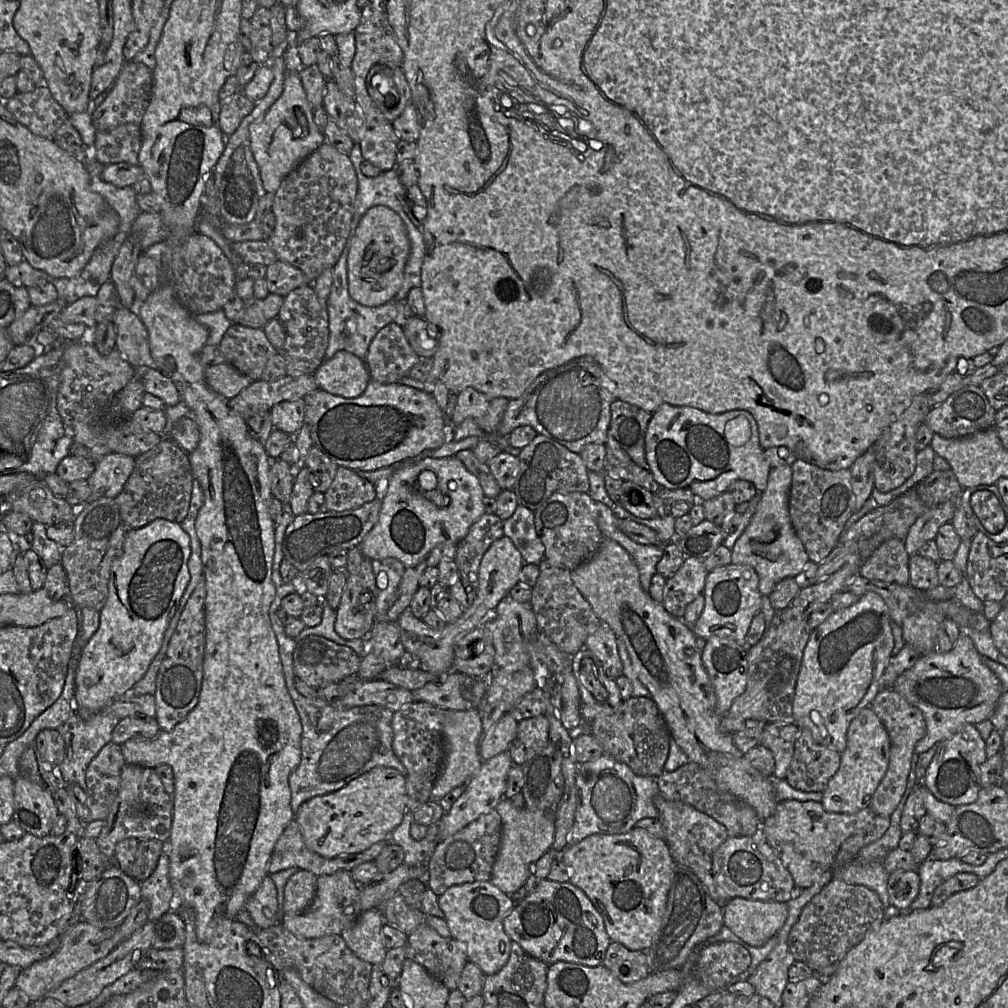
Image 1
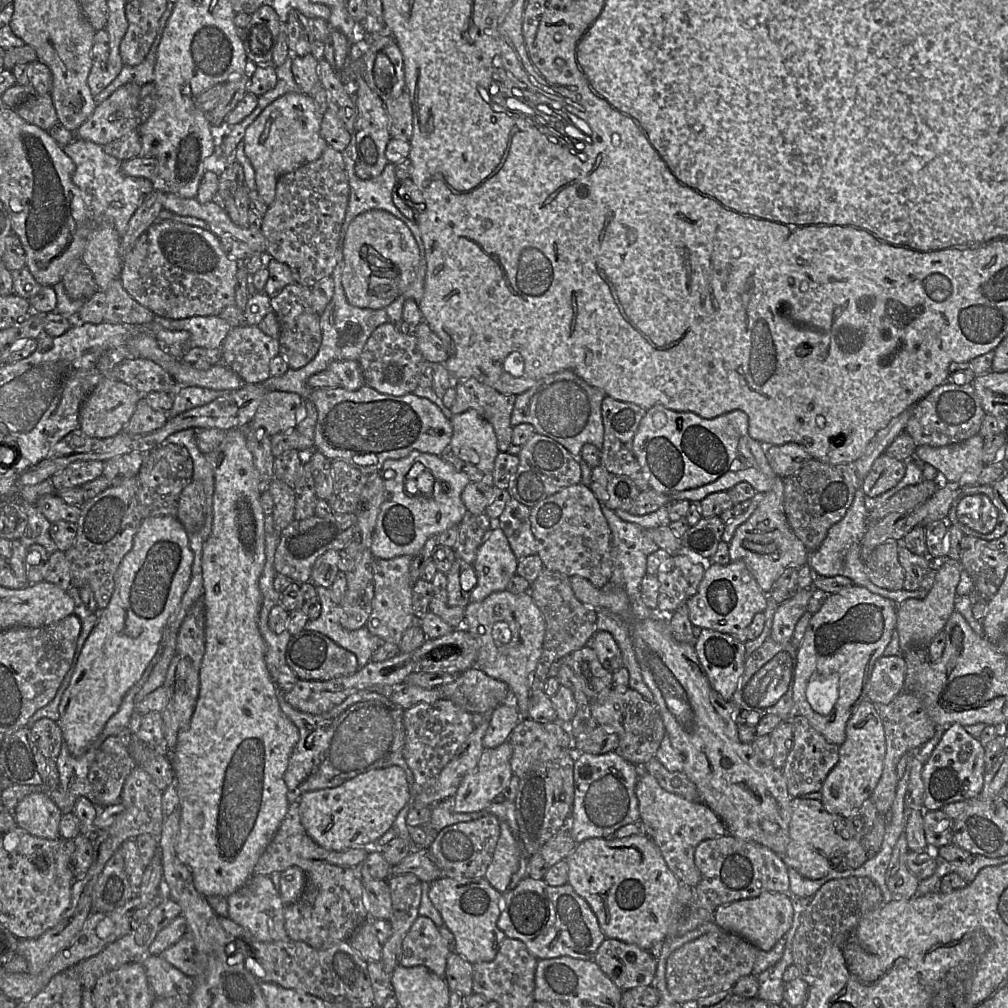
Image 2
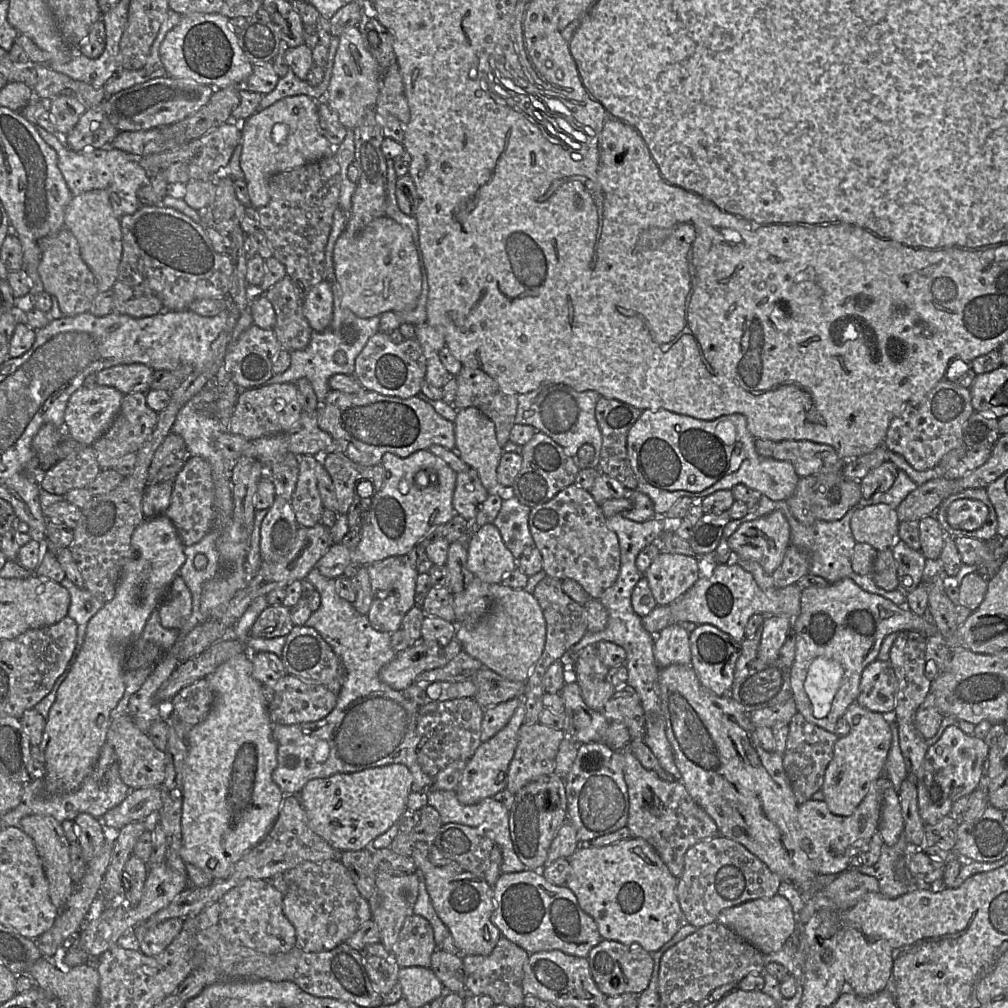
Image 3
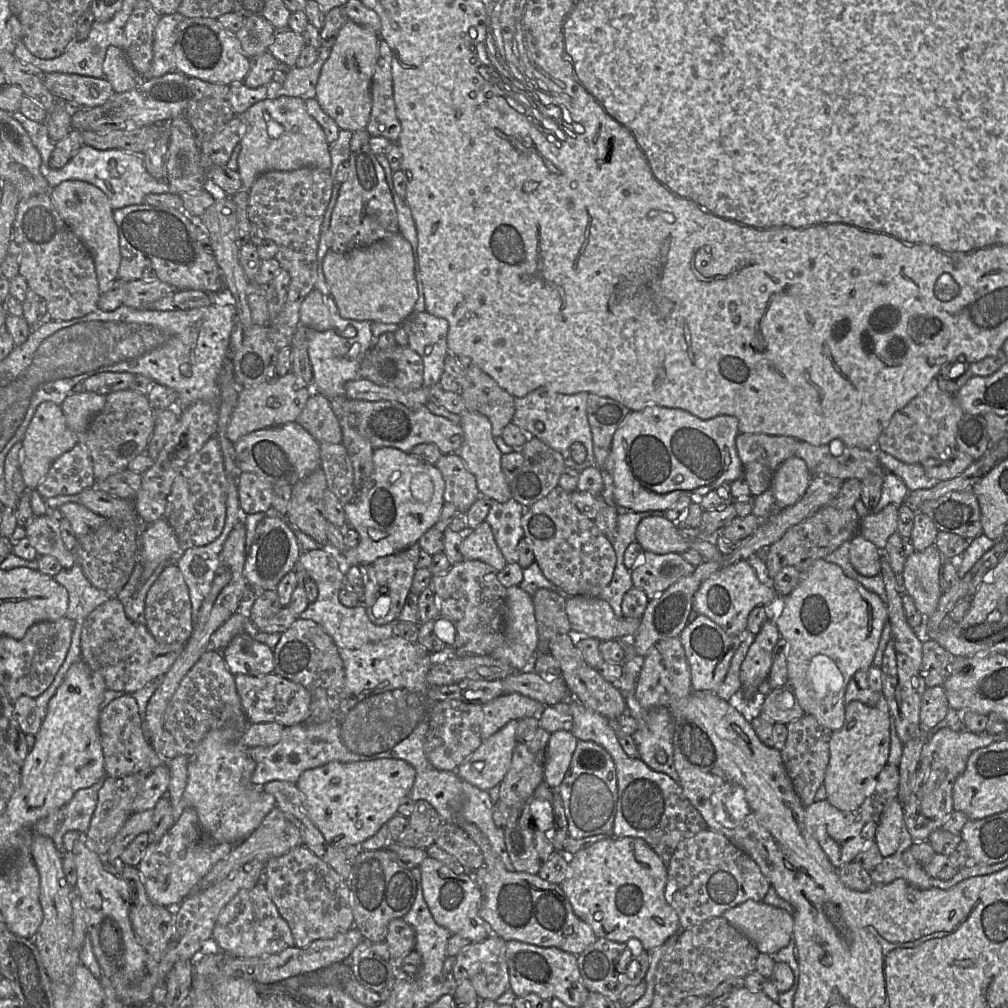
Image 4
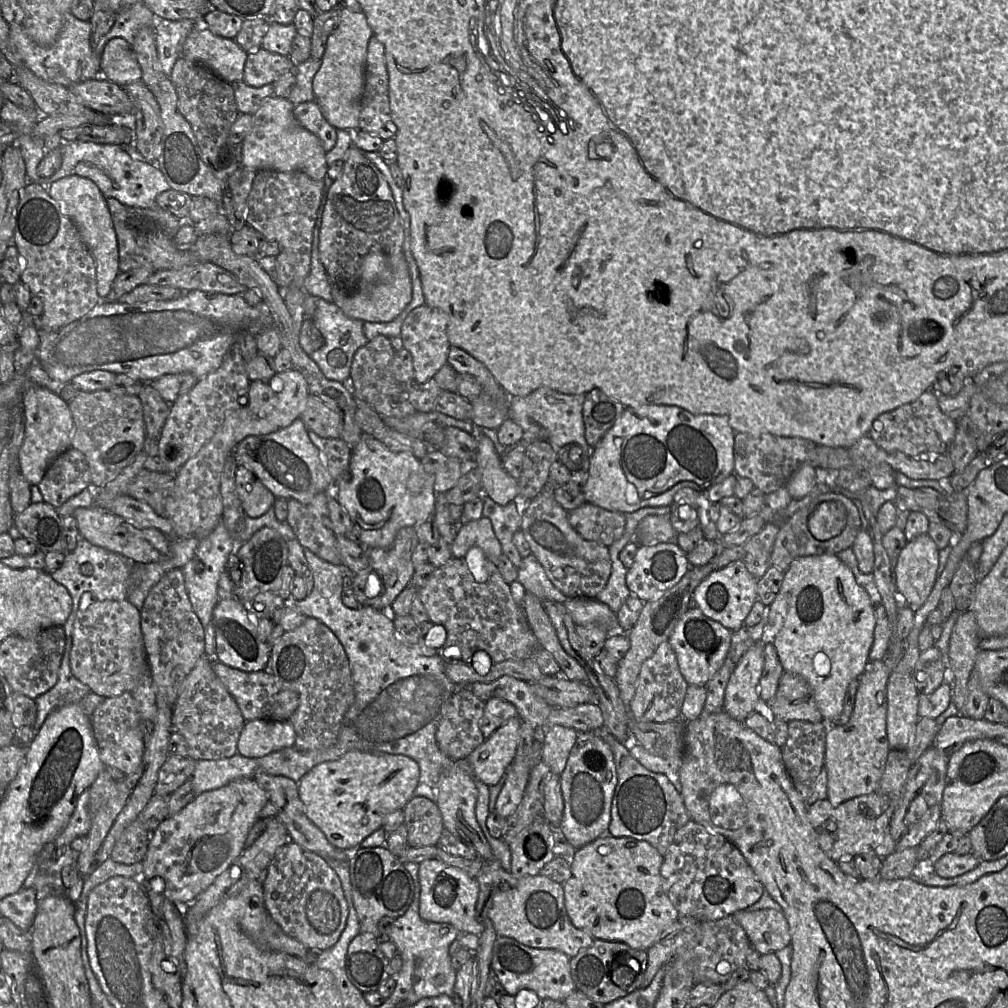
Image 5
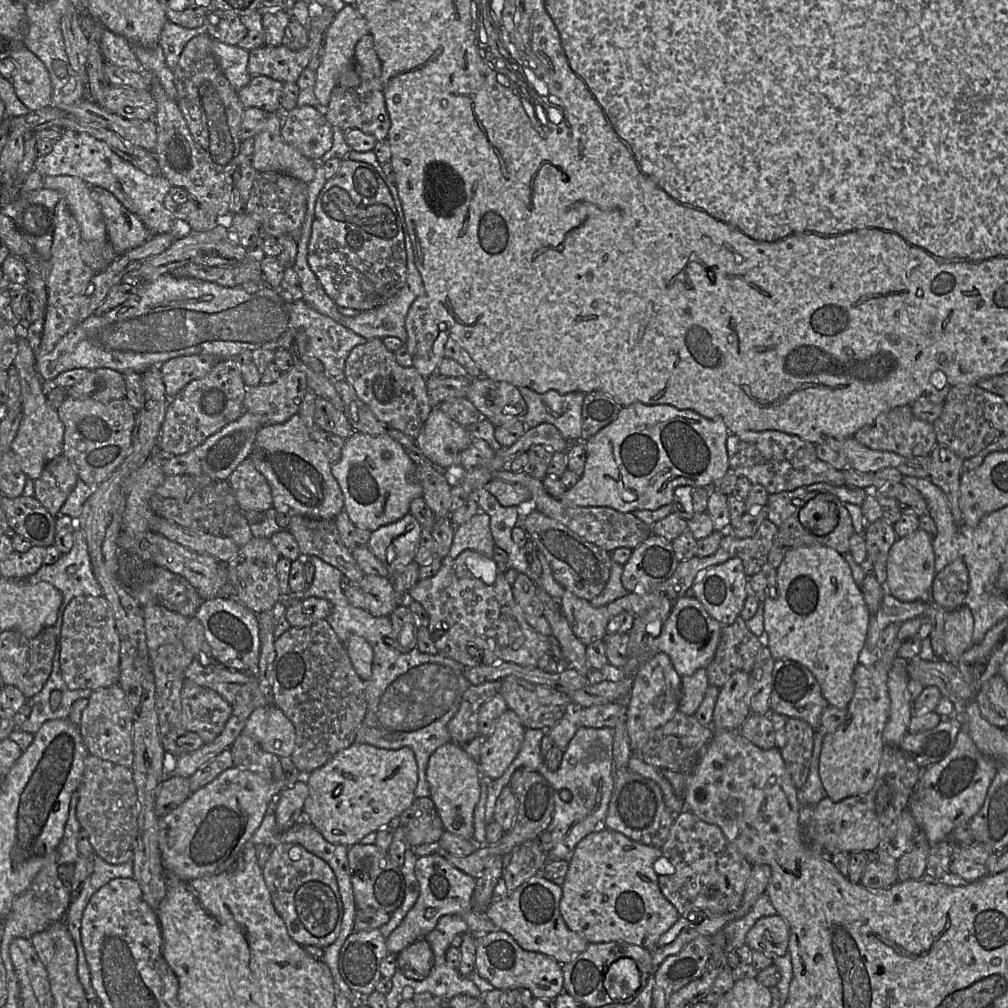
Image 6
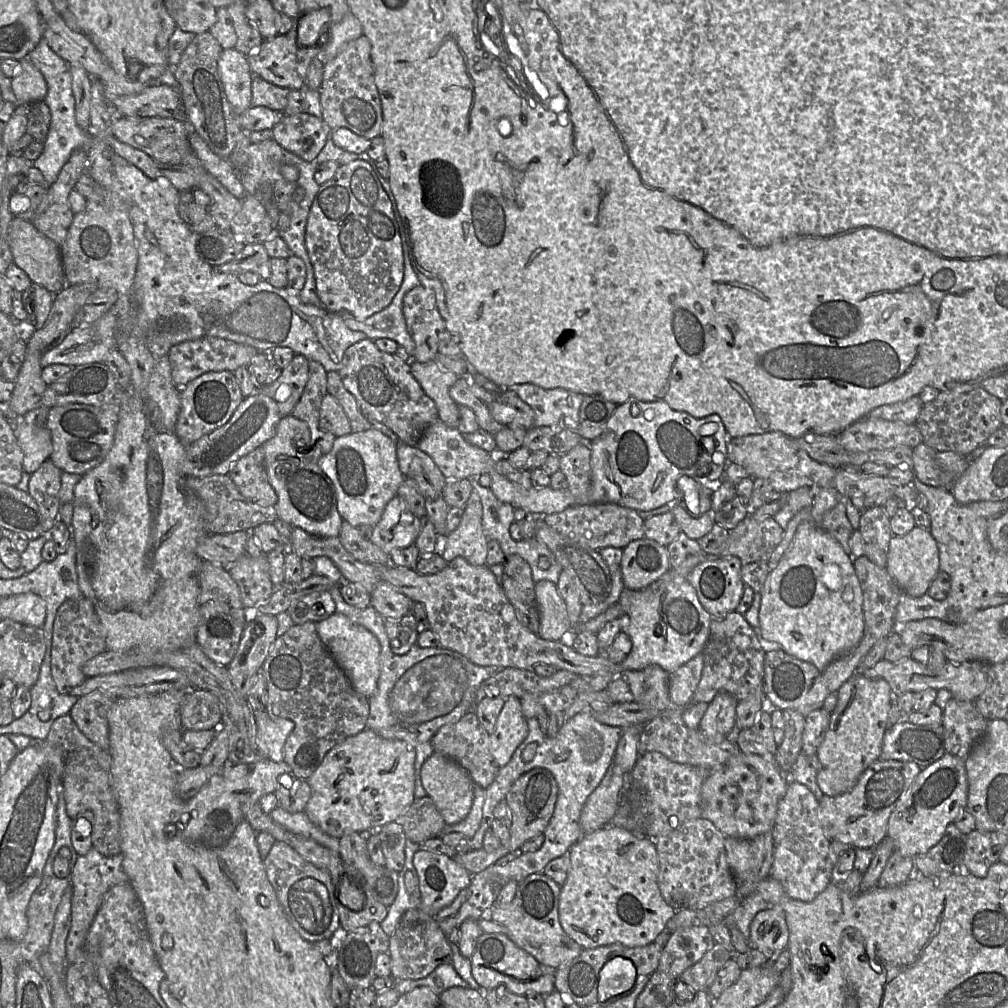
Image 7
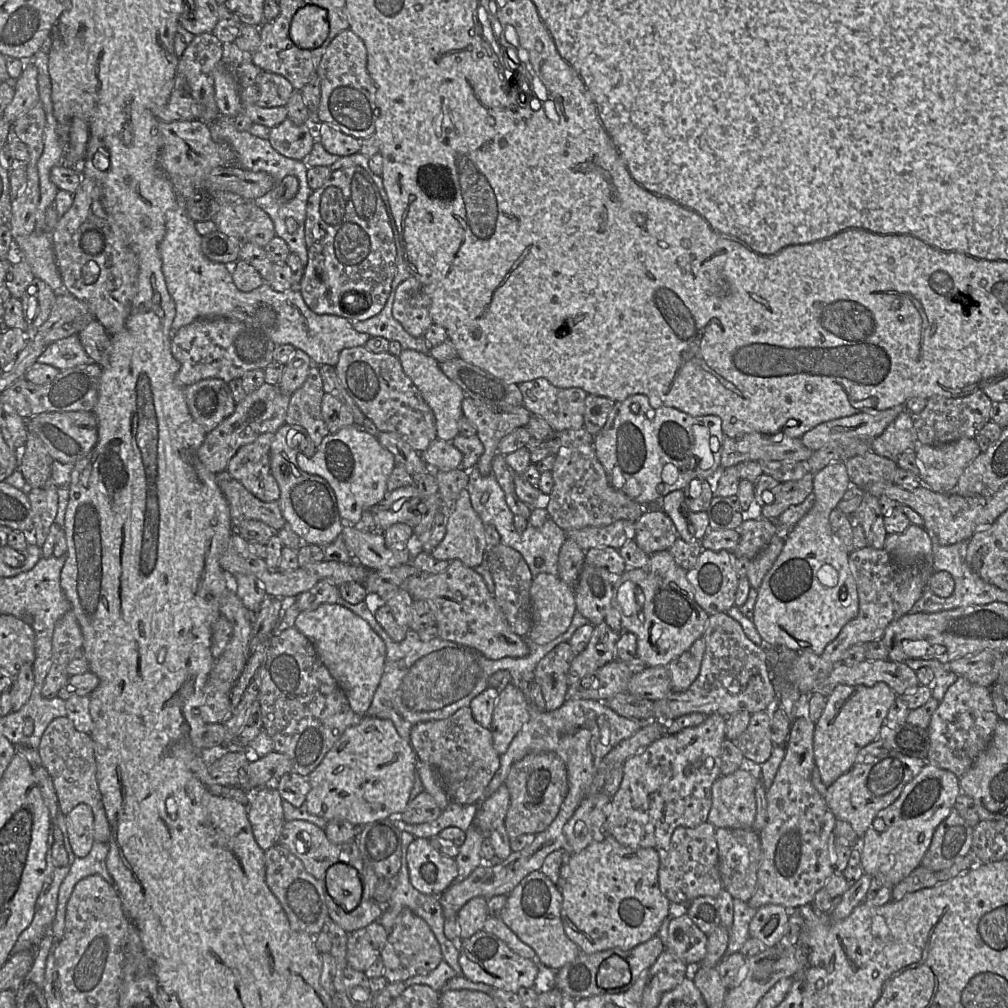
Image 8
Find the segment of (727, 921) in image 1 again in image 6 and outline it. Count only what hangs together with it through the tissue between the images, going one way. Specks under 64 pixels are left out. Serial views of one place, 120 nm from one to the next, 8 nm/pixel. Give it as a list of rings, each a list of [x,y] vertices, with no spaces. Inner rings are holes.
[[[778,914],[762,917],[755,922],[746,935],[746,945],[752,951],[771,958],[788,953],[789,927]]]

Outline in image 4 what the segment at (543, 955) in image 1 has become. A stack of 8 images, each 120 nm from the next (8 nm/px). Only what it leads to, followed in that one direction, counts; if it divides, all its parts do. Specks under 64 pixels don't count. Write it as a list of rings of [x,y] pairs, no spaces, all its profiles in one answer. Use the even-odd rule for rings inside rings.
[[[466,822],[459,827],[478,845],[483,854],[488,874],[479,915],[490,925],[494,935],[505,942],[514,940],[539,947],[557,947],[574,955],[581,954],[597,940],[592,927],[575,915],[560,885],[550,883],[538,874],[508,871],[476,825]]]

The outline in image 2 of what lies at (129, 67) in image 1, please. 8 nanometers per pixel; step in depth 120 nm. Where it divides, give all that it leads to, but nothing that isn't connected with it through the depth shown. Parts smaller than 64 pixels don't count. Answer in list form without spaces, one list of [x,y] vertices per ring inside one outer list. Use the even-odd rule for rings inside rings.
[[[127,83],[115,90],[104,101],[97,104],[92,114],[76,130],[76,138],[103,146],[133,130],[138,130],[142,122],[139,111],[141,87],[136,83]]]

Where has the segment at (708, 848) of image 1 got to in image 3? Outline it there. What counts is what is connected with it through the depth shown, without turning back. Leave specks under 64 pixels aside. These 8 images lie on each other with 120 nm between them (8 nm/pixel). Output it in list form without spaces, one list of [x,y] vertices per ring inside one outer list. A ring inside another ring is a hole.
[[[629,748],[620,752],[629,797],[626,827],[632,837],[643,838],[653,846],[678,879],[683,873],[686,851],[696,843],[718,835],[717,825],[688,794],[682,781],[664,781],[655,772],[644,768]]]

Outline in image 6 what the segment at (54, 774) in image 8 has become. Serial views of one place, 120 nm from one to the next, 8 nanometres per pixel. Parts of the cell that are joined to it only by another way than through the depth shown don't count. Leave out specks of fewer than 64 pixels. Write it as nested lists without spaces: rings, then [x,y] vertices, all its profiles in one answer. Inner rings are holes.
[[[89,754],[77,791],[76,816],[90,839],[94,854],[110,864],[132,861],[137,843],[139,803],[130,768]]]

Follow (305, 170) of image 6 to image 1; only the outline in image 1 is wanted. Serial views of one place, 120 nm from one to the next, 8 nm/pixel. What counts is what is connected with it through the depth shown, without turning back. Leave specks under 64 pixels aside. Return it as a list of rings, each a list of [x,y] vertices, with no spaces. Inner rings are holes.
[[[287,71],[280,97],[260,121],[249,125],[249,147],[265,191],[274,194],[283,179],[323,143],[323,131],[315,124],[314,108],[307,100],[298,71]]]

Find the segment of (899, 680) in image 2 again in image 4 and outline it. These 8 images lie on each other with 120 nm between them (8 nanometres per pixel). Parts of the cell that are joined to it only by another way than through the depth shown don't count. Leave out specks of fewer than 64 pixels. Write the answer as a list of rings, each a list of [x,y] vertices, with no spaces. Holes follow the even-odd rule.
[[[871,665],[867,670],[857,671],[849,681],[845,691],[845,706],[852,701],[875,706],[882,697],[881,669]]]

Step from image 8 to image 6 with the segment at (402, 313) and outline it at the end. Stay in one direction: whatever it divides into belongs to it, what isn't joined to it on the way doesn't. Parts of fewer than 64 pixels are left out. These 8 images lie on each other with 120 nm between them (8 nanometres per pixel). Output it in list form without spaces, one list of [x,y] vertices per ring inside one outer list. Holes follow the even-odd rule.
[[[425,294],[417,297],[411,304],[405,320],[407,341],[404,345],[412,357],[412,366],[424,378],[436,374],[440,362],[445,357],[445,345],[451,336],[451,327],[451,315],[437,300]]]

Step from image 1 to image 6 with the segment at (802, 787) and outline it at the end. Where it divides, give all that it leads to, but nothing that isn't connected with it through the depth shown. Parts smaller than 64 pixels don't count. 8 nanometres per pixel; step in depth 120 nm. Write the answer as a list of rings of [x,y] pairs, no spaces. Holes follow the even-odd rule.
[[[787,718],[786,742],[780,749],[782,759],[796,789],[807,781],[816,731],[805,721]]]

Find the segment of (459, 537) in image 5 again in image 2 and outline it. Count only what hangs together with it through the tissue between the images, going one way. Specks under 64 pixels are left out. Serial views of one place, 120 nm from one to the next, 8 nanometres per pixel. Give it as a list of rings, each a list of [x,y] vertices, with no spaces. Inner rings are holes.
[[[494,523],[494,528],[487,534],[476,551],[473,568],[477,575],[477,584],[470,593],[470,602],[484,600],[493,592],[504,591],[510,579],[517,574],[518,559],[512,551],[503,530]]]

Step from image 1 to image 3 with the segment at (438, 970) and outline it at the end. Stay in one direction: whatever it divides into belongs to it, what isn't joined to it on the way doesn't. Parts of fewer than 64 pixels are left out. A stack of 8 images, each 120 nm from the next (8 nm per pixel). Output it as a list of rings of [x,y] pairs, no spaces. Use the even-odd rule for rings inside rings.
[[[419,915],[407,917],[399,932],[398,939],[393,946],[392,955],[400,968],[424,967],[430,968],[431,956],[437,950],[434,932],[431,924]]]

